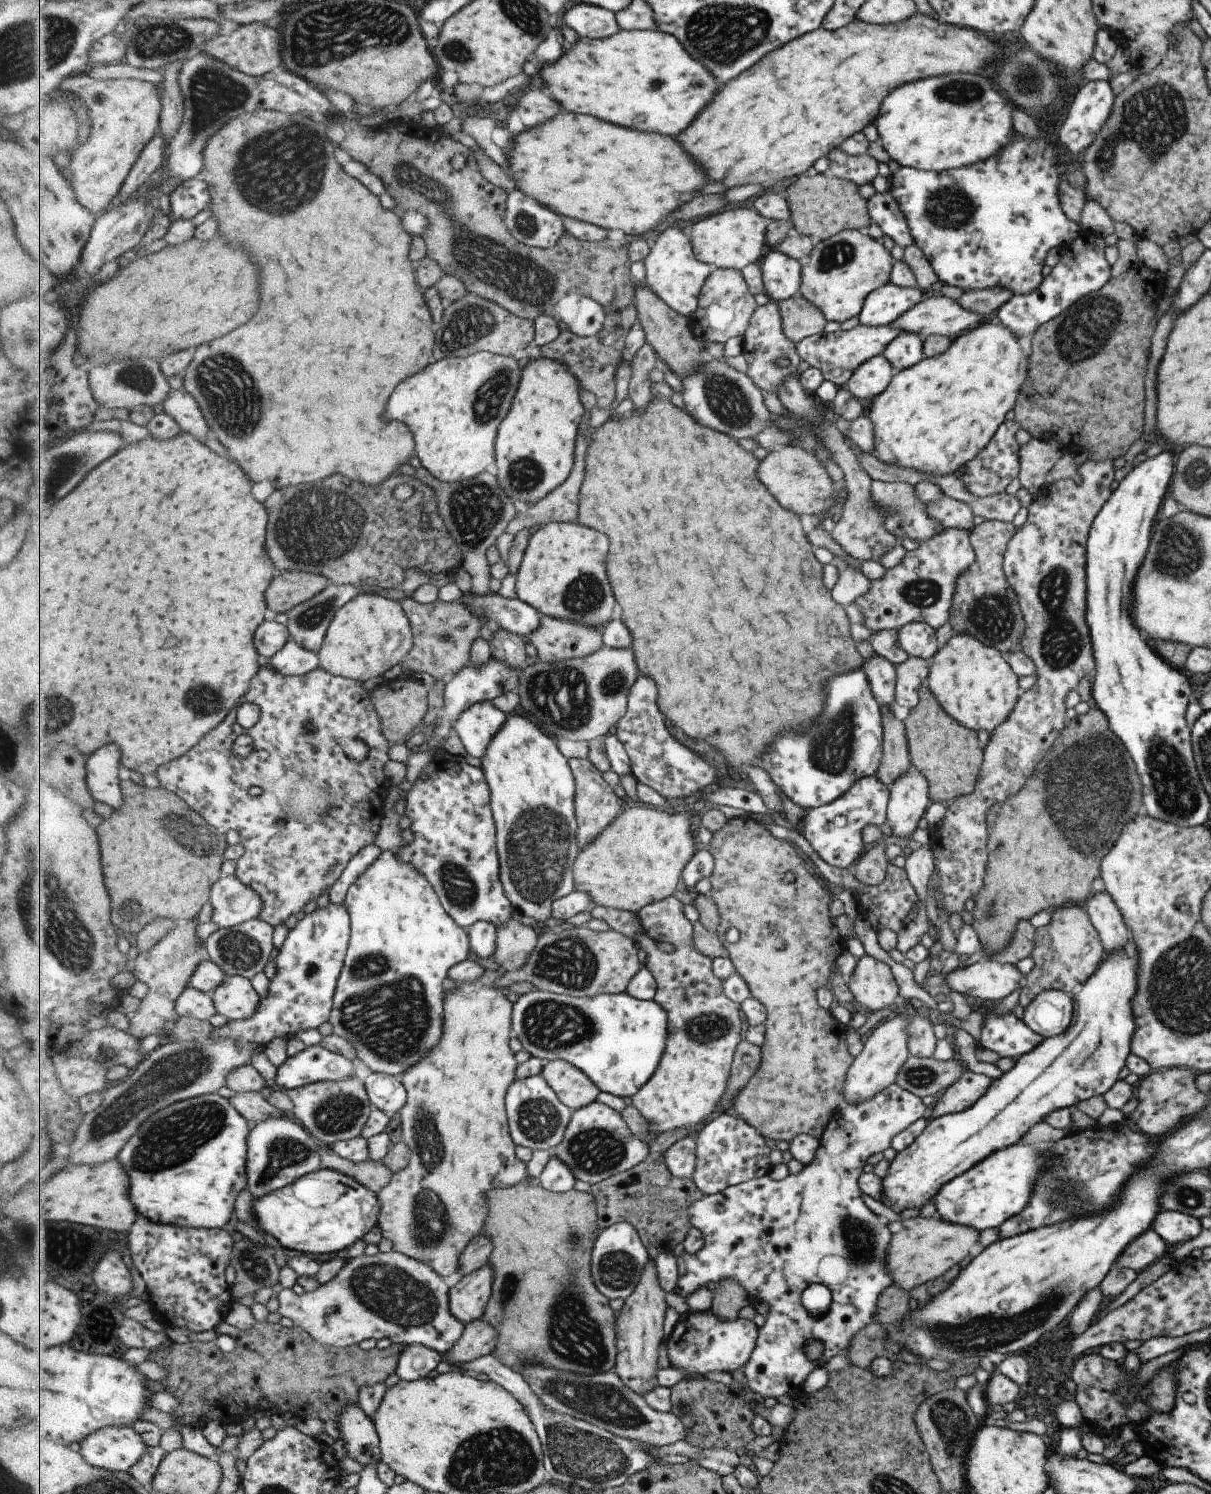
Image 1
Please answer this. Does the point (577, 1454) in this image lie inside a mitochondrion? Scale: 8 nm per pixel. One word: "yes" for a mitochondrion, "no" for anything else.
yes

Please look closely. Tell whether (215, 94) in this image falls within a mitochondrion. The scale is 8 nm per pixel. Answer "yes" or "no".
yes

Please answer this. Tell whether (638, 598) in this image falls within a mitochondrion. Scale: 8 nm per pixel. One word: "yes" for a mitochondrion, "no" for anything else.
no

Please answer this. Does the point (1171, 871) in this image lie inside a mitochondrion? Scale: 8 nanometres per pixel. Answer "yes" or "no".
no

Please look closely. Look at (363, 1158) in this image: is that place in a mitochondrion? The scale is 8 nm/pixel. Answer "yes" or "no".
no

